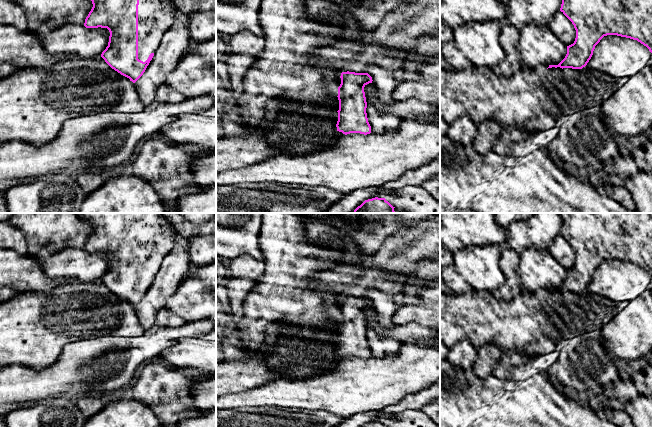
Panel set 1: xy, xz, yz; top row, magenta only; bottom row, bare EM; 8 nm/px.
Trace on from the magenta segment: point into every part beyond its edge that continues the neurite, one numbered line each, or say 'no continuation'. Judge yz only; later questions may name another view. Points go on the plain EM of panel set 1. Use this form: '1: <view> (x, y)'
no continuation

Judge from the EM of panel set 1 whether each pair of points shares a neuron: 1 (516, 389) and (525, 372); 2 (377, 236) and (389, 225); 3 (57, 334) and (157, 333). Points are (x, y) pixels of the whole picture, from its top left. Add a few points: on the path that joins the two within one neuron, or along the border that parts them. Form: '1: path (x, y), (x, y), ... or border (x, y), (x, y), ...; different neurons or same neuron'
1: border (542, 372), (537, 372), (520, 380), (511, 379); different neurons
2: path (380, 233), (386, 227); same neuron
3: border (72, 341), (64, 347), (57, 359); different neurons

